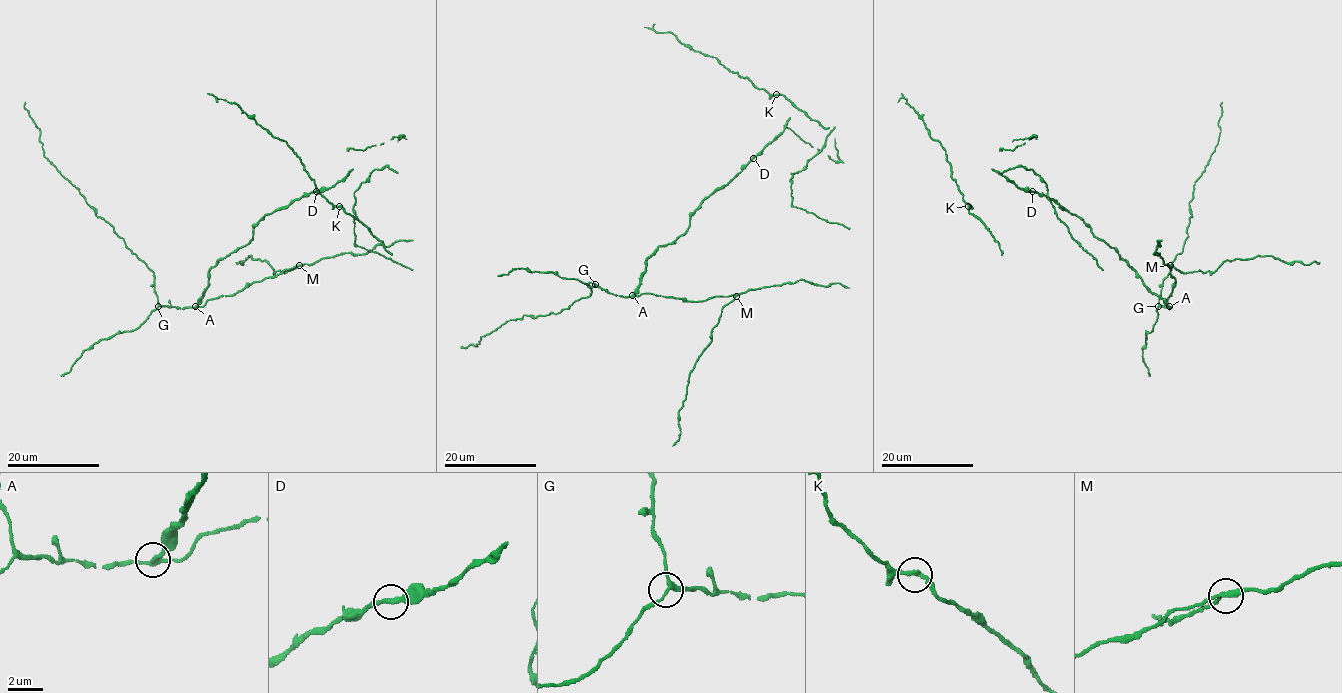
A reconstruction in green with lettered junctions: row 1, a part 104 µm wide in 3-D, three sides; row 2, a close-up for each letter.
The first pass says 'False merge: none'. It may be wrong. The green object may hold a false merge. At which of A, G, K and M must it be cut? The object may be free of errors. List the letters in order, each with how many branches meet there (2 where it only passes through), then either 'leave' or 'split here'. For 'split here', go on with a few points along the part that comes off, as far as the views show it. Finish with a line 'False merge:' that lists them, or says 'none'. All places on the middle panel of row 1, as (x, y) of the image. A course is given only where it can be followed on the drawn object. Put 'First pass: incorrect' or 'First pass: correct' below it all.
A: branches 3; split here; course (632, 295), (645, 261), (659, 247), (673, 243), (703, 200), (732, 180), (790, 117)
G: branches 3; leave
K: branches 2; leave
M: branches 3; leave
False merge: A
First pass: incorrect

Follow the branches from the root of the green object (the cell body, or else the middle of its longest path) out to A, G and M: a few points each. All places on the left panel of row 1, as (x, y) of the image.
A: (252, 238), (211, 268), (208, 286), (195, 306)
G: (252, 238), (211, 268), (208, 286), (193, 307), (158, 306)
M: (252, 238), (211, 268), (208, 286), (198, 306), (211, 299), (234, 296), (252, 283), (299, 265)

